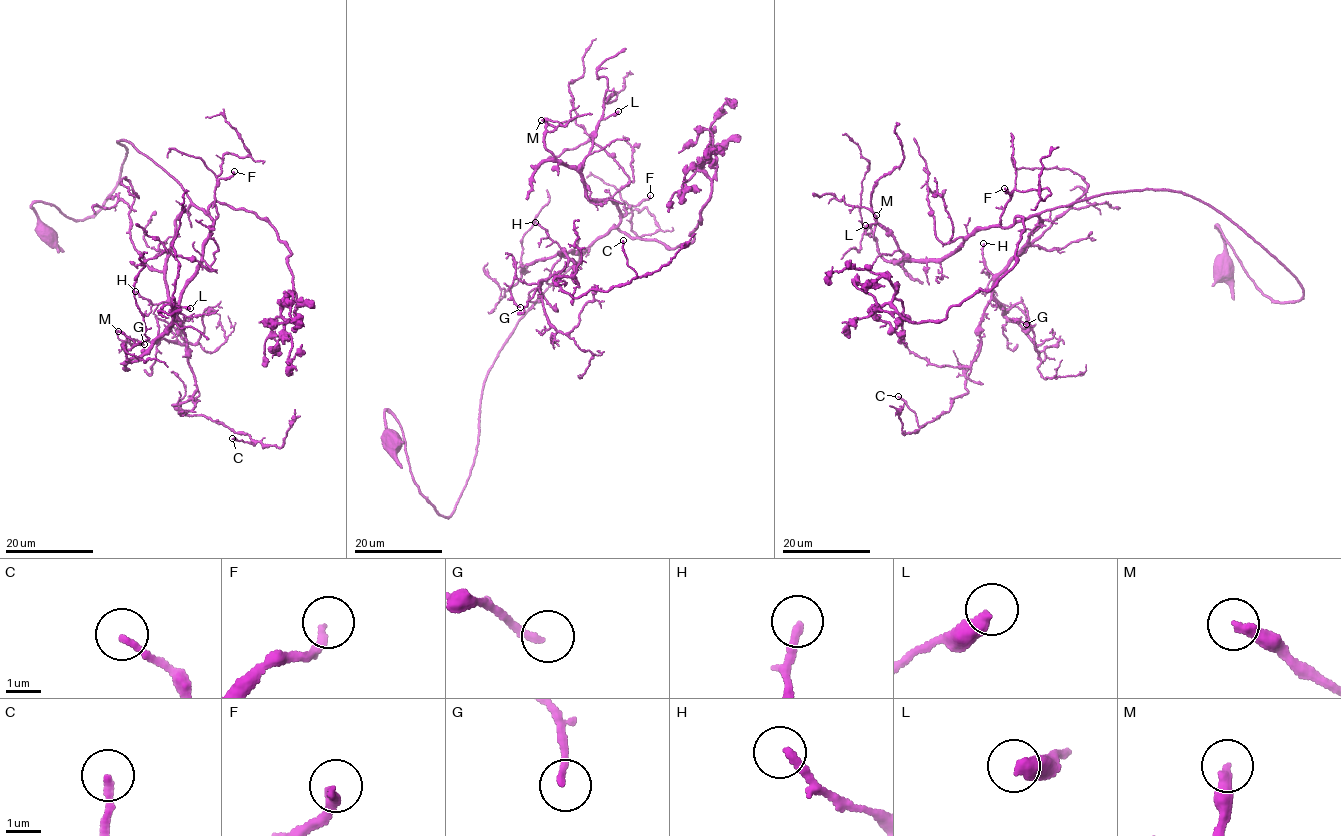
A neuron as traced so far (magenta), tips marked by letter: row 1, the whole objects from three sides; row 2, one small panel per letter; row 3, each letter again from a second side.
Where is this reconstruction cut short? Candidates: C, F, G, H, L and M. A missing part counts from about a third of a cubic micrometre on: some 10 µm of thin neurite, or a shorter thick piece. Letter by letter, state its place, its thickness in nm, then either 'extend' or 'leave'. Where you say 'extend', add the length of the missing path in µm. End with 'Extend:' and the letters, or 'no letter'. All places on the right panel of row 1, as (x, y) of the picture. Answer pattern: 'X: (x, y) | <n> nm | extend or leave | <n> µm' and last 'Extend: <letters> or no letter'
C: (898, 396) | 180 nm | leave
F: (1004, 188) | 240 nm | extend | 35 µm
G: (1026, 324) | 190 nm | leave
H: (983, 243) | 240 nm | extend | 20 µm
L: (865, 225) | 480 nm | leave
M: (876, 215) | 340 nm | extend | 45 µm
Extend: F, H, M

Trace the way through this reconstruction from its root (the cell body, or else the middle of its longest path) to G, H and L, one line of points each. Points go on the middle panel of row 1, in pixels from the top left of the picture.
G: (393, 442), (386, 410), (450, 516), (488, 371), (591, 244), (513, 281), (520, 307)
H: (393, 442), (386, 410), (418, 491), (450, 516), (488, 371), (591, 244), (561, 257), (535, 222)
L: (393, 442), (386, 410), (418, 491), (450, 516), (488, 371), (620, 221), (581, 176), (596, 125), (618, 111)

